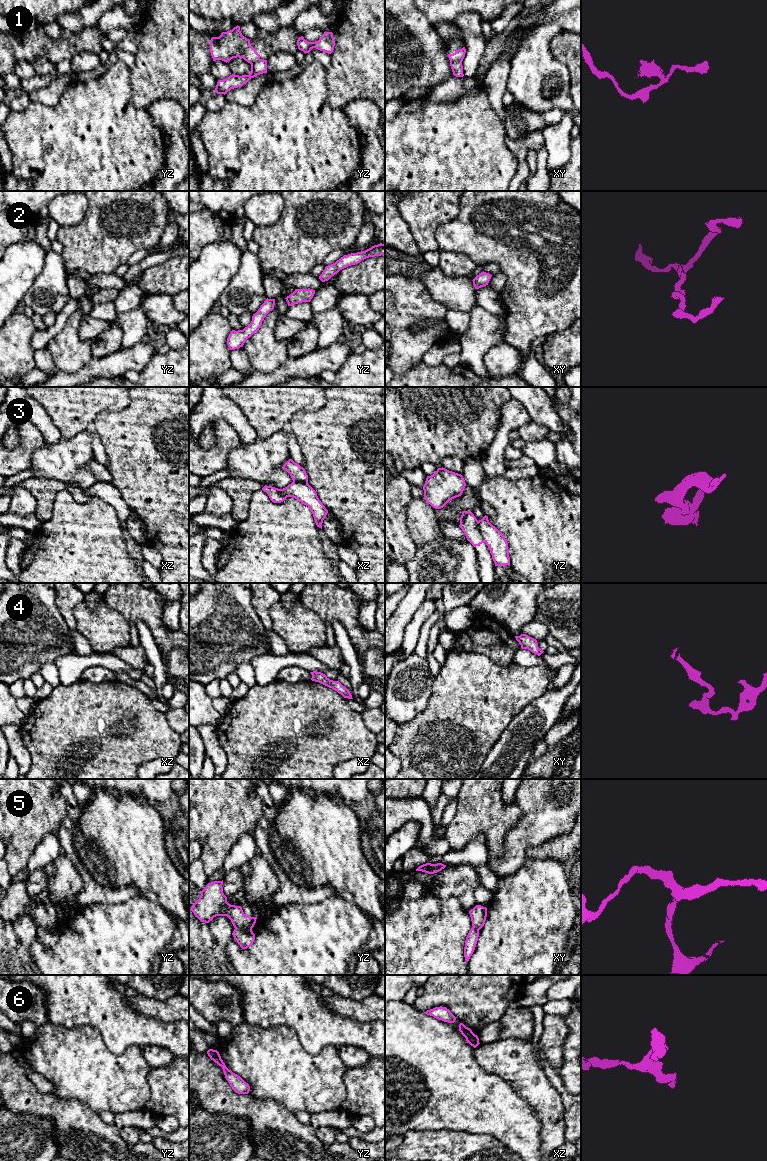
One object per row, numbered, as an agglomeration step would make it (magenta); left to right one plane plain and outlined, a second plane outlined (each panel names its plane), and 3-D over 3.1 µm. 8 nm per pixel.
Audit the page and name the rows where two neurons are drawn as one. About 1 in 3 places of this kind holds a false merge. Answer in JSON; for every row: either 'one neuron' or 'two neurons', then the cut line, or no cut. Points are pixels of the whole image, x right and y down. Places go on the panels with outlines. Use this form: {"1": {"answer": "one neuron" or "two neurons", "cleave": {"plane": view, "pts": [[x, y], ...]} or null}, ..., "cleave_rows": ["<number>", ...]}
{"1": {"answer": "two neurons", "cleave": {"plane": "xy", "pts": [[461, 61], [450, 62]]}}, "2": {"answer": "one neuron", "cleave": null}, "3": {"answer": "two neurons", "cleave": {"plane": "yz", "pts": [[477, 521], [484, 541]]}}, "4": {"answer": "one neuron", "cleave": null}, "5": {"answer": "two neurons", "cleave": {"plane": "yz", "pts": [[235, 927], [251, 929]]}}, "6": {"answer": "one neuron", "cleave": null}, "cleave_rows": ["1", "3", "5"]}

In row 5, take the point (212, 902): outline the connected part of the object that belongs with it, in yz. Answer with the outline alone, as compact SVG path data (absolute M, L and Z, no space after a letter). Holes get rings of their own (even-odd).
M223 880L208 883L190 910L201 922L209 923L216 916L227 916L234 928L252 929L257 917L247 916L241 906L229 904L222 885Z

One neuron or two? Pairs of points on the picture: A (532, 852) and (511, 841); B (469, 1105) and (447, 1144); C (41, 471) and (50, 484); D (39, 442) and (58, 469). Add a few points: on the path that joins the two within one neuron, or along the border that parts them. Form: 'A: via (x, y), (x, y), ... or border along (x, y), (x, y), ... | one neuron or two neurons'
A: border along (548, 840), (529, 846), (525, 857) | two neurons
B: border along (431, 1130), (464, 1130), (478, 1134) | two neurons
C: border along (33, 477), (55, 478), (69, 484) | two neurons
D: border along (46, 444), (37, 448), (32, 453), (30, 466) | two neurons

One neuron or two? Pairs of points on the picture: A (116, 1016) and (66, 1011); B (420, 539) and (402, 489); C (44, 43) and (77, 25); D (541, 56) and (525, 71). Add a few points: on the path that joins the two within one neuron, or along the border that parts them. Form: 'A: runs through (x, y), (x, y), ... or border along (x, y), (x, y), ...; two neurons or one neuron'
A: runs through (104, 1011), (78, 1011); one neuron
B: border along (412, 497), (406, 511), (406, 524), (408, 528); two neurons
C: border along (94, 25), (87, 26), (80, 31), (71, 32); two neurons
D: runs through (537, 60), (529, 68); one neuron

